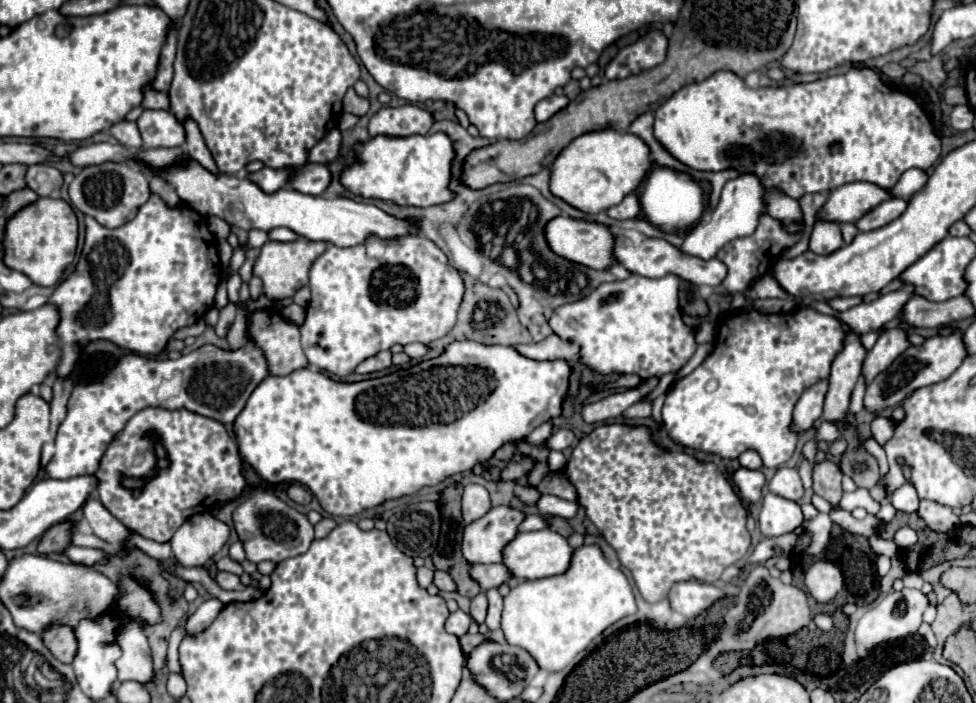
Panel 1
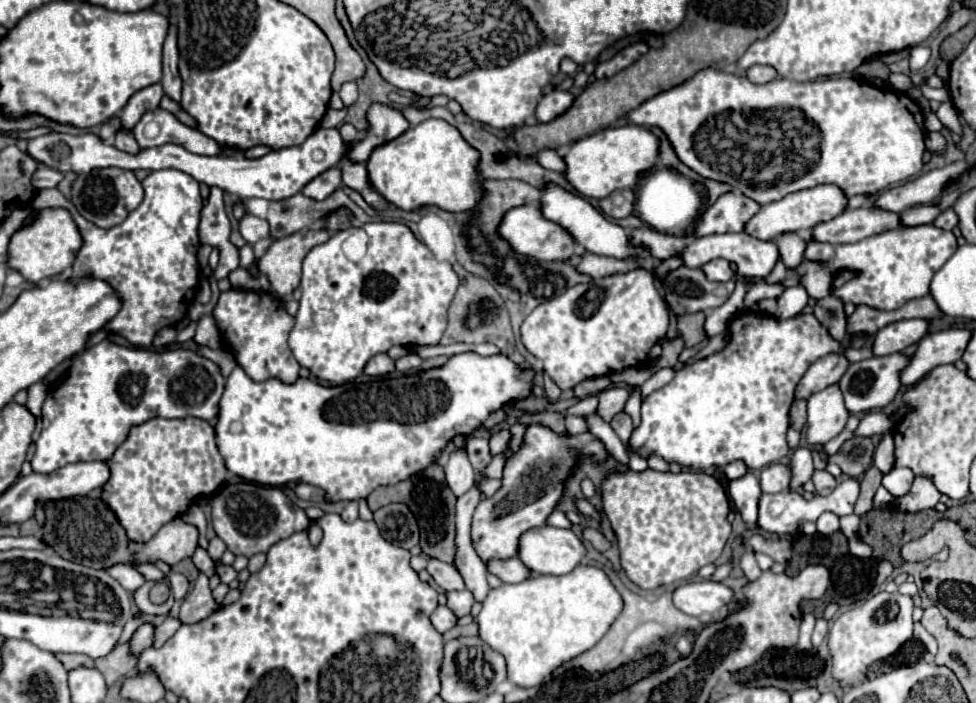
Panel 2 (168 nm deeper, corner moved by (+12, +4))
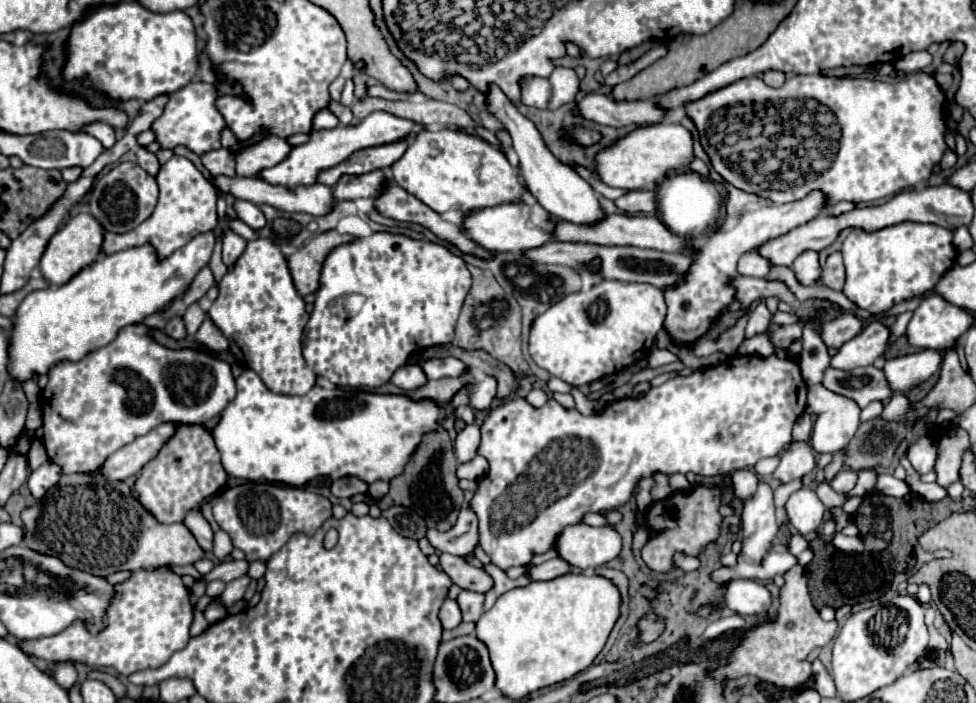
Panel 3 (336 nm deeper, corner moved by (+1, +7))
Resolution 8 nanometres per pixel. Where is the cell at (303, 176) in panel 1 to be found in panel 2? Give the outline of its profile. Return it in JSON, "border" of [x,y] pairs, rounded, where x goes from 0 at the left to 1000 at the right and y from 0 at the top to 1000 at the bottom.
{"border":[[[344,236],[344,239],[338,239],[336,245],[330,245],[324,256],[320,256],[320,262],[316,262],[316,267],[311,267],[309,276],[322,284],[332,284],[342,270],[346,270],[348,262],[350,262],[350,236]]]}

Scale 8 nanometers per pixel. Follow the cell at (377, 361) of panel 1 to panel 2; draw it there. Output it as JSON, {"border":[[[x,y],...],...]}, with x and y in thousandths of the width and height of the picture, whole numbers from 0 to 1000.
{"border":[[[389,504],[389,506],[383,506],[377,515],[377,523],[373,526],[373,532],[377,532],[377,535],[393,535],[393,532],[400,532],[404,526],[406,526],[404,512],[400,512],[398,504]]]}

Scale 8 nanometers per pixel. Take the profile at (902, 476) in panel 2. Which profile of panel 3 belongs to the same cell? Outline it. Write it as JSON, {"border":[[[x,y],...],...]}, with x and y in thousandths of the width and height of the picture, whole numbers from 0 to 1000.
{"border":[[[944,622],[940,630],[935,630],[931,636],[931,644],[929,644],[935,667],[942,673],[942,676],[948,676],[956,667],[958,661],[958,650],[960,650],[960,630],[956,630],[952,622]]]}

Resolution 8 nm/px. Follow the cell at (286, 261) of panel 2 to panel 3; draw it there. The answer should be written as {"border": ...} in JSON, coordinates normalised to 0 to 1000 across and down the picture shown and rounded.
{"border":[[[343,326],[323,334],[317,346],[304,354],[300,363],[294,366],[294,377],[300,394],[300,405],[306,420],[321,417],[327,408],[327,385],[329,377],[339,354],[345,349],[362,343],[362,334],[349,334]]]}

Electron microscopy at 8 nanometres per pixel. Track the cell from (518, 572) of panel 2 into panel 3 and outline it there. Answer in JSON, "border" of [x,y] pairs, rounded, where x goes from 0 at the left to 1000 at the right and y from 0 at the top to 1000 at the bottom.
{"border":[[[569,792],[569,795],[563,795],[554,804],[542,804],[540,818],[546,826],[560,826],[560,824],[569,824],[573,818],[579,818],[581,812],[583,812],[583,804],[577,795]]]}

